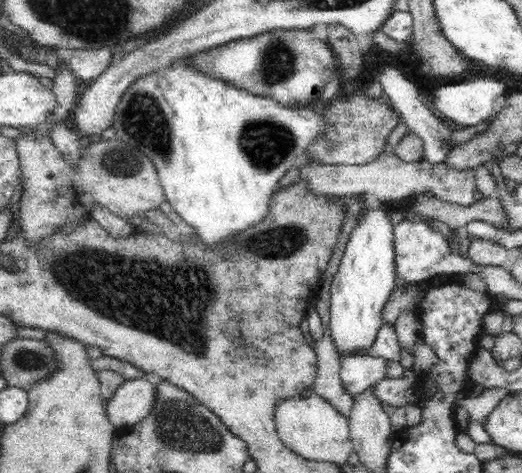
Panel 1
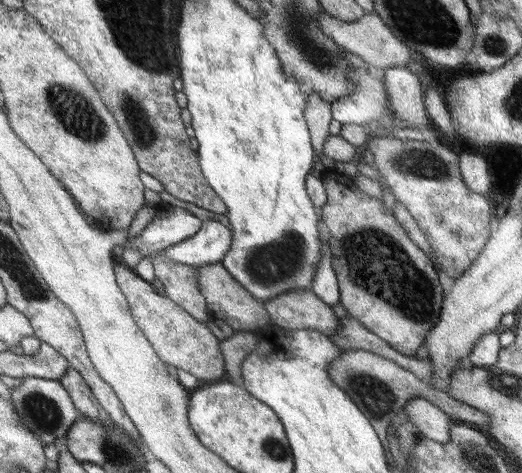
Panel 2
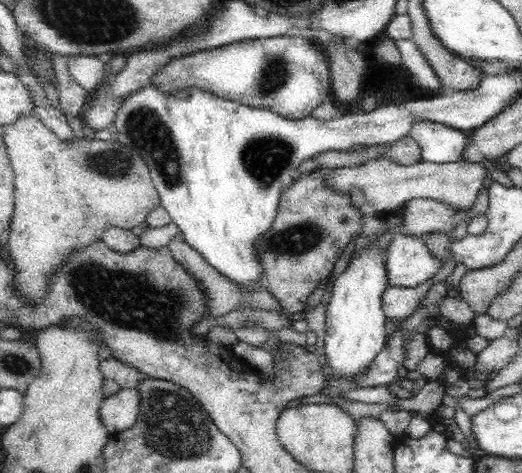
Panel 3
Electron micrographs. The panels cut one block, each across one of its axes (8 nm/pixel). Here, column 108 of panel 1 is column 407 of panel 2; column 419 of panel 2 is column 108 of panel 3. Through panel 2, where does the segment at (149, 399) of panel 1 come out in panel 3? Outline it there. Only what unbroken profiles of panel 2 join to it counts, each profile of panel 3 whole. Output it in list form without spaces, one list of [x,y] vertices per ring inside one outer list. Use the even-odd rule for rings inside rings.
[[[120,390],[106,398],[99,406],[99,419],[107,431],[108,436],[128,430],[136,420],[137,392],[134,390]]]

